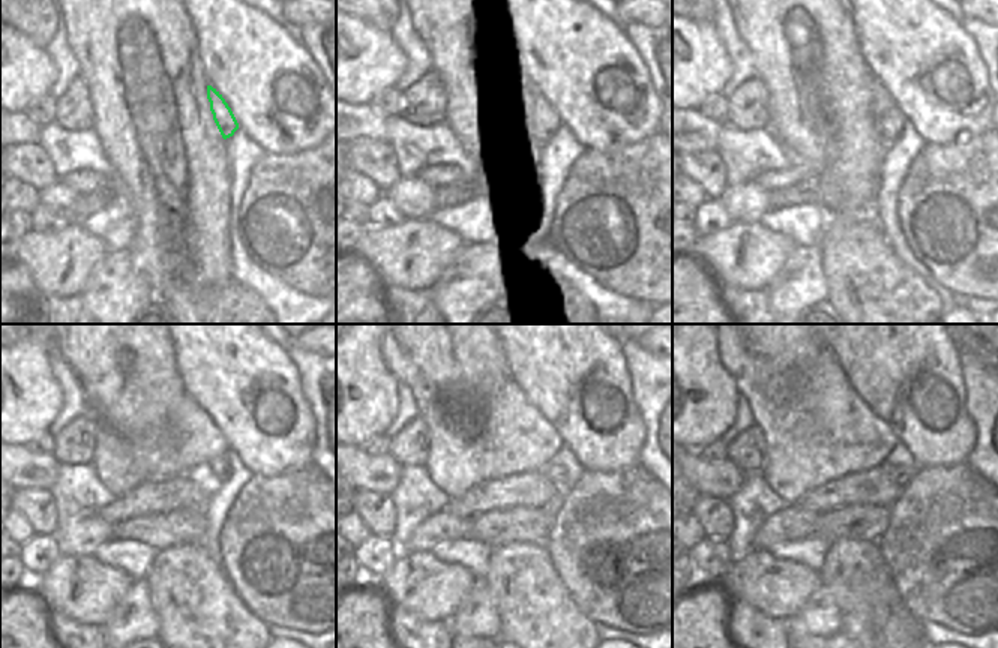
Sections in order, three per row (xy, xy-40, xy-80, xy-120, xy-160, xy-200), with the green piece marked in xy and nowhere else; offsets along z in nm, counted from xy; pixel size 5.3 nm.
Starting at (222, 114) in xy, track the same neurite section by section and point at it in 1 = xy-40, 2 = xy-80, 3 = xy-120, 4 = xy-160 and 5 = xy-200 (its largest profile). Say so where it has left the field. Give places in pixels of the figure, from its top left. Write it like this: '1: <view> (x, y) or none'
1: xy-40 (557, 120)
2: xy-80 (890, 123)
3: xy-120 (219, 470)
4: xy-160 (557, 474)
5: xy-200 (902, 476)

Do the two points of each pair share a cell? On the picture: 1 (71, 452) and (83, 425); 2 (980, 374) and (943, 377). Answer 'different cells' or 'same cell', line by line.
1: same cell
2: different cells

